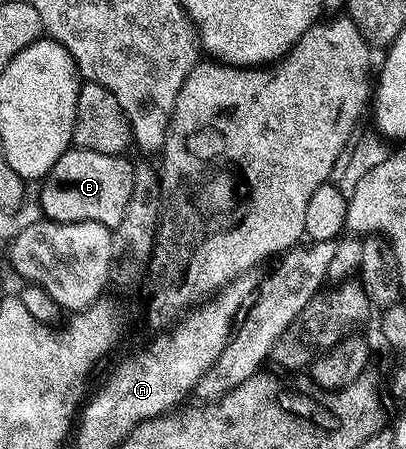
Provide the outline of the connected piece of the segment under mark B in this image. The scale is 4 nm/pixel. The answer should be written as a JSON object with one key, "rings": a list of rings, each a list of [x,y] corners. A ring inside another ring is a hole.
{"rings":[[[71,147],[66,150],[64,155],[60,155],[60,159],[56,159],[56,163],[52,167],[52,171],[47,173],[40,182],[42,190],[38,193],[38,201],[42,204],[41,216],[48,221],[59,221],[60,223],[100,223],[104,227],[108,227],[112,231],[120,223],[120,219],[124,219],[124,211],[128,211],[128,199],[132,196],[132,183],[134,182],[134,166],[133,160],[129,161],[129,156],[113,153],[112,155],[104,155],[100,151],[88,151],[87,149],[79,149]]]}

